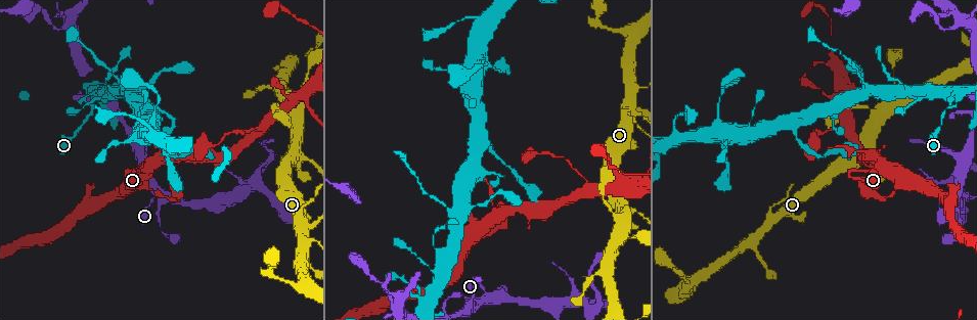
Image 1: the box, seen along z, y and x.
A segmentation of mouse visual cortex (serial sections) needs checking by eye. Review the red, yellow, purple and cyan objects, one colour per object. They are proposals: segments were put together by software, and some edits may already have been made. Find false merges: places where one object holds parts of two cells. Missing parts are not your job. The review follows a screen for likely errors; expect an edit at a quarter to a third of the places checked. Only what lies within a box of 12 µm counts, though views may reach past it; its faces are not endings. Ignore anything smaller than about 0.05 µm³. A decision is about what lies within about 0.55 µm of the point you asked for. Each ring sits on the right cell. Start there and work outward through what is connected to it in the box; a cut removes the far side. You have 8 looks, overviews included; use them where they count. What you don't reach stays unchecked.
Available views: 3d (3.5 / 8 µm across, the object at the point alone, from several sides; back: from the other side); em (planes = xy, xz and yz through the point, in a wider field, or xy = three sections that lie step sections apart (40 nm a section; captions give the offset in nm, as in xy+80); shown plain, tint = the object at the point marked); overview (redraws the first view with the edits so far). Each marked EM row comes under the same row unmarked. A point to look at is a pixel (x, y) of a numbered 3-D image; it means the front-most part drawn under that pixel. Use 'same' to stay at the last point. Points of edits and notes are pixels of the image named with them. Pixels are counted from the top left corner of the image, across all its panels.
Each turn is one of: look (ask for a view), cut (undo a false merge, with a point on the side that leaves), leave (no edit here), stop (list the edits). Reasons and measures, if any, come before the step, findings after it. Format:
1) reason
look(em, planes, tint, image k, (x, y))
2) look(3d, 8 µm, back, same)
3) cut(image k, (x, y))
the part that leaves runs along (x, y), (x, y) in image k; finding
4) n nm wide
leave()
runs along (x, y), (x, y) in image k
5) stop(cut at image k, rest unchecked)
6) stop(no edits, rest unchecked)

looks like a crossing
look(3d, 8 µm, image 1, (162, 200))

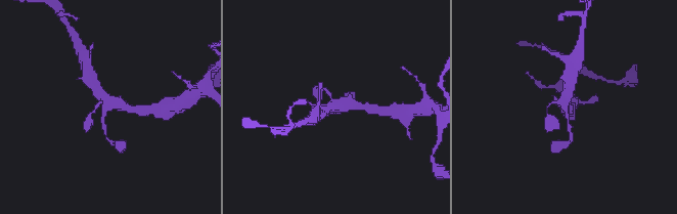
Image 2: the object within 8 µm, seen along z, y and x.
4 arms; arms of 100, 150, 250, 400 nm; need the tissue
look(em, xy, step 2, tint, image 2, (561, 102))

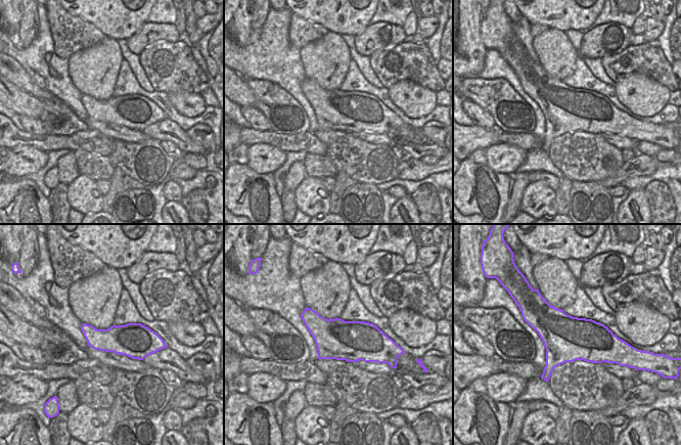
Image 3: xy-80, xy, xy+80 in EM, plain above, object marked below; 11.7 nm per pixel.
leave()
runs along (320, 88), (337, 105), (365, 106) in image 2; all the same cell

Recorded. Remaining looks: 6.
branch point
look(3d, 3.5 µm, back, image 1, (588, 190))

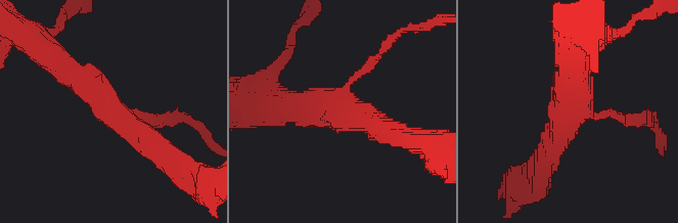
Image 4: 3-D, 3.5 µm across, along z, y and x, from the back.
look(em, xy, step 1, tint, image 4, (113, 112))

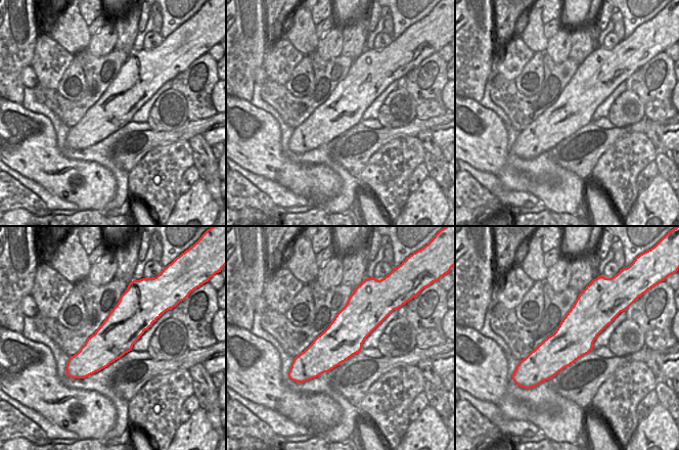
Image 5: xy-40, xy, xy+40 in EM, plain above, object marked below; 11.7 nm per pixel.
460 nm wide
leave()
runs along (162, 152), (61, 64) in image 4; all the same cell

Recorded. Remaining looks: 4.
calibre changes
look(3d, 8 µm, image 1, (443, 206))

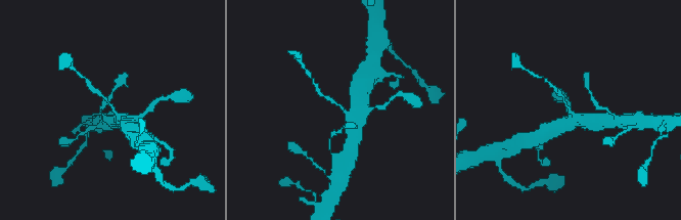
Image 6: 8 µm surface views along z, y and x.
arms of 150, 500 nm; shape alone is not enough
look(em, planes, tint, image 6, (342, 107))

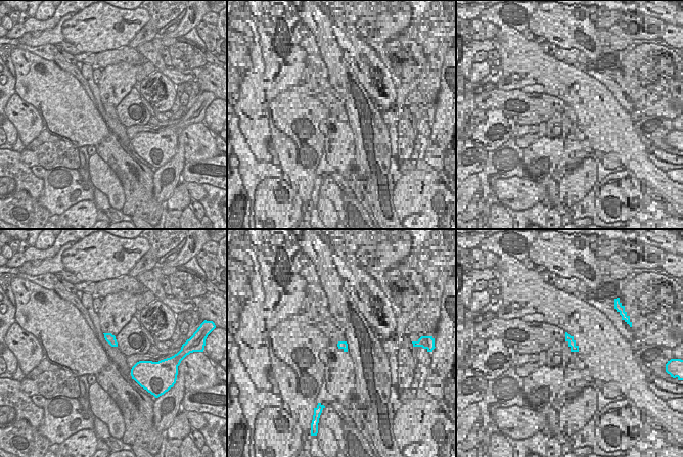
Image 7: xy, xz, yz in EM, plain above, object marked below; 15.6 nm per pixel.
leave()
runs along (126, 120), (92, 88) in image 6; all the same cell

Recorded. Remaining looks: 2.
stop(no edits, rest unchecked)

